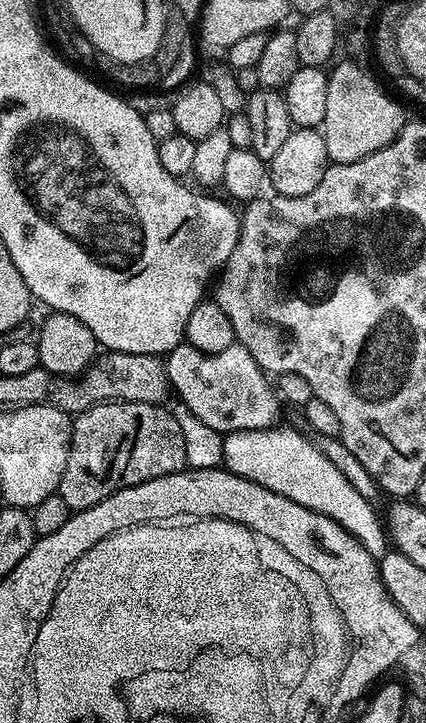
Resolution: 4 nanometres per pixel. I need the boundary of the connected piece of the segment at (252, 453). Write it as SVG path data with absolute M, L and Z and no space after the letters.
M280 427L227 433L223 437L223 467L250 482L258 482L258 486L266 486L266 490L274 490L274 494L282 494L282 498L290 498L290 502L298 502L298 506L326 514L326 518L338 522L338 526L359 540L371 556L379 558L389 551L390 540L385 525L372 509L375 508L373 501L362 498L313 441L311 444L302 433Z

